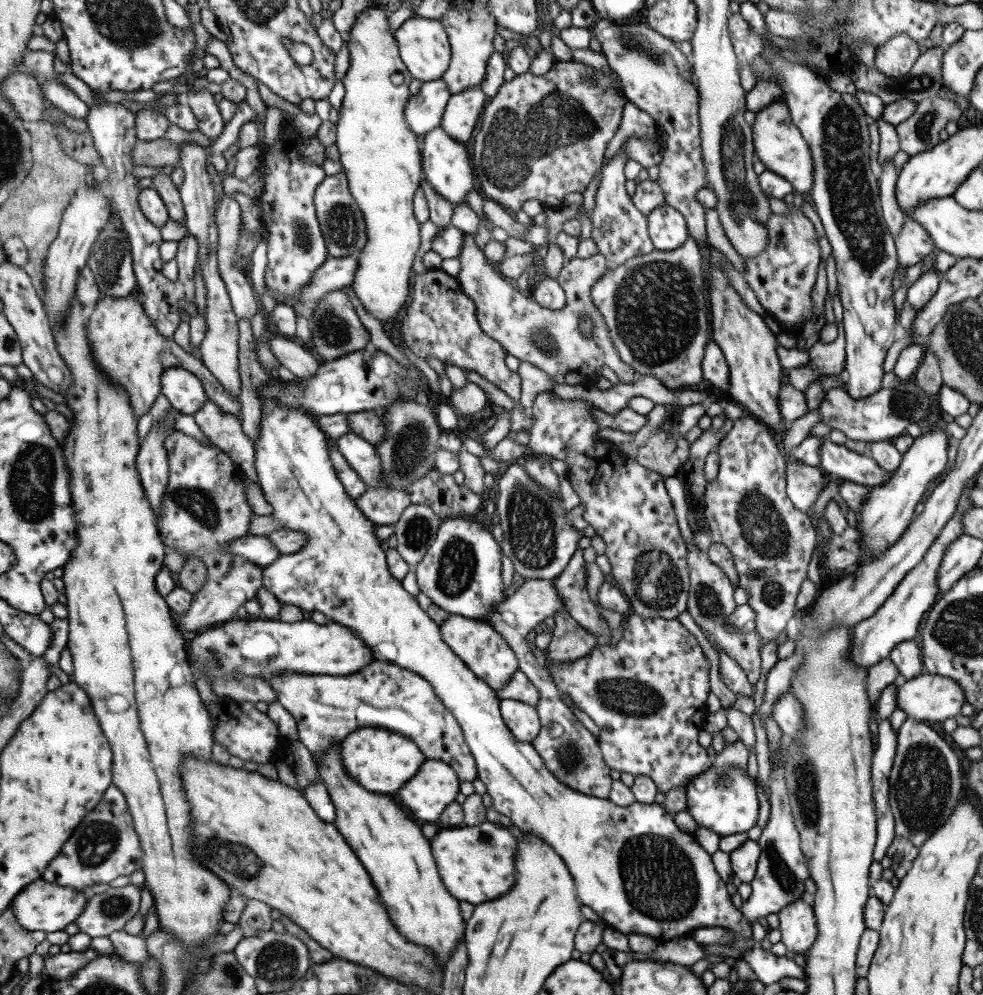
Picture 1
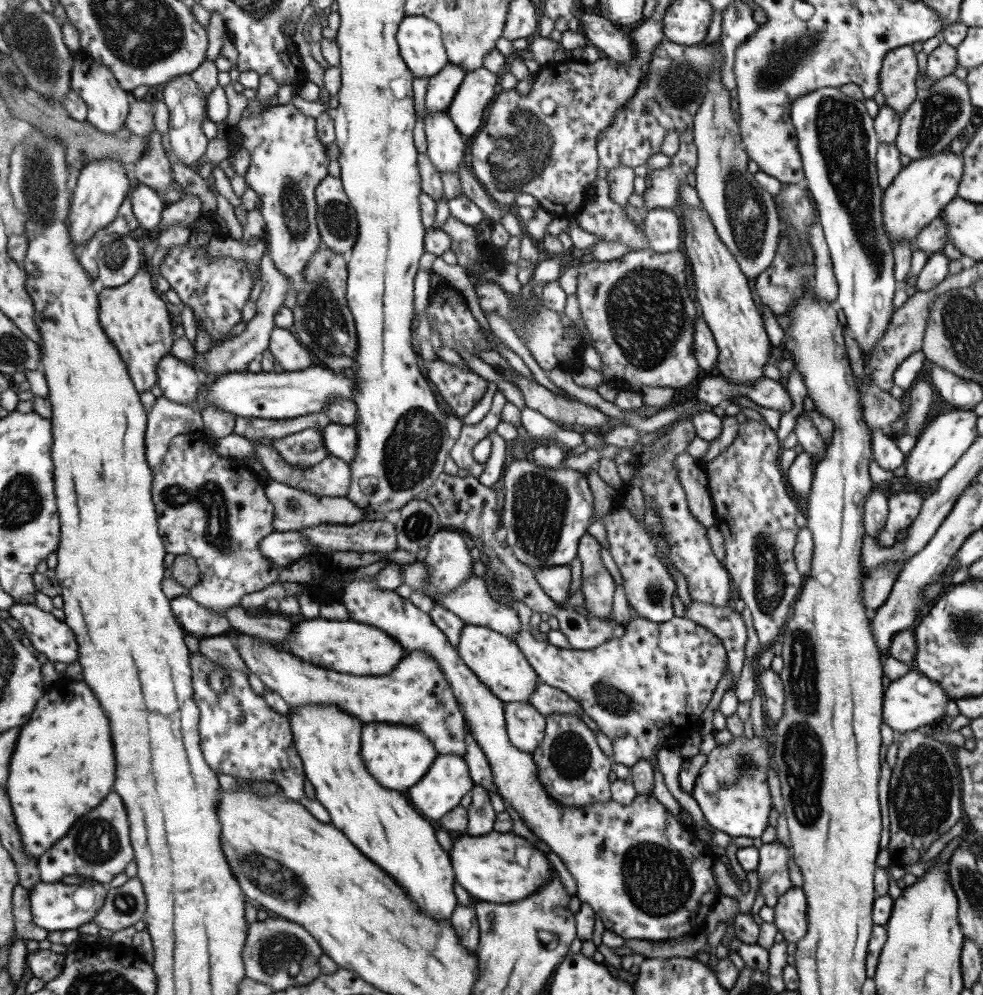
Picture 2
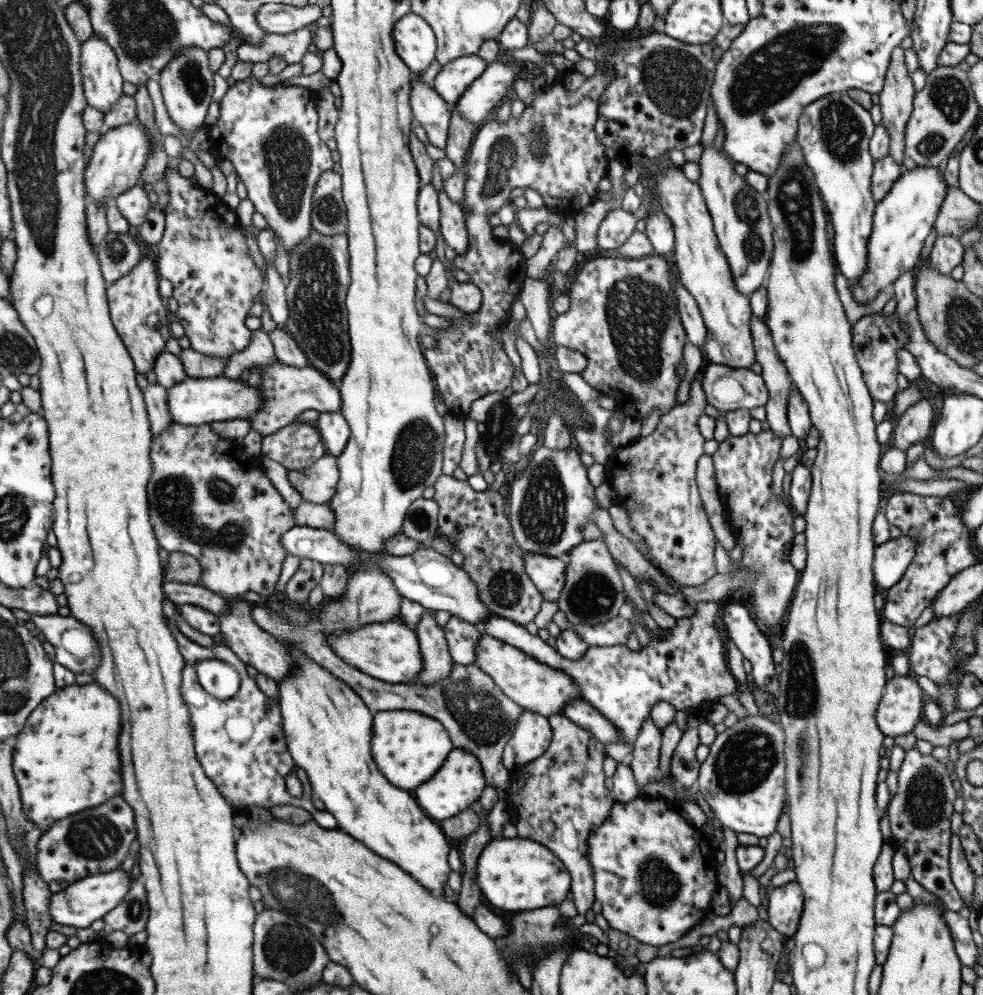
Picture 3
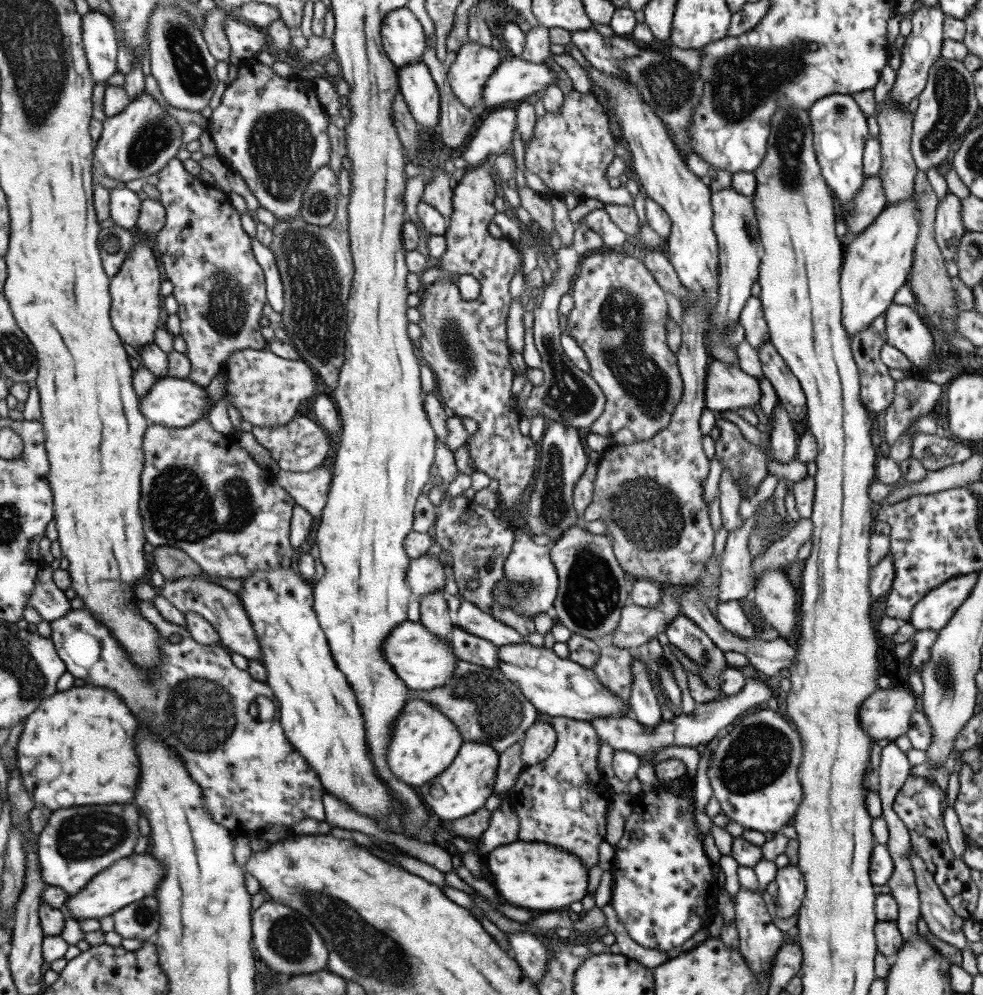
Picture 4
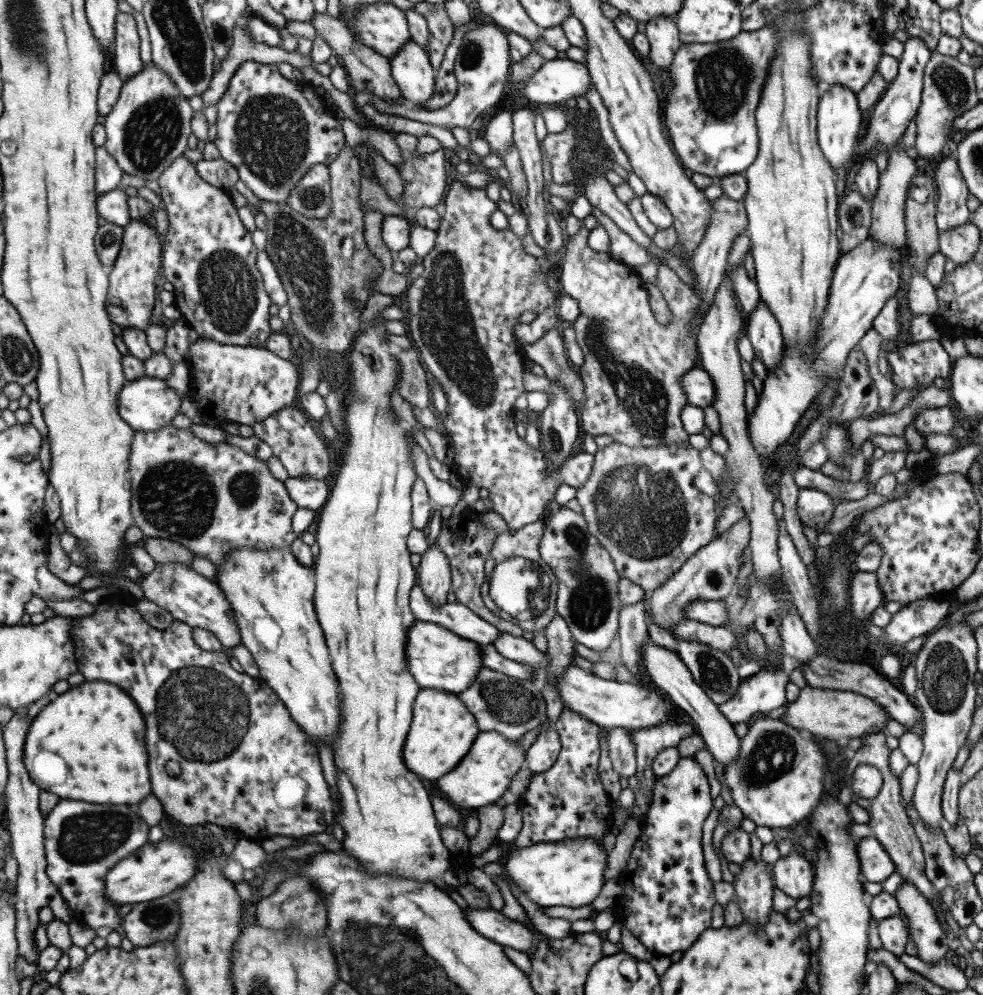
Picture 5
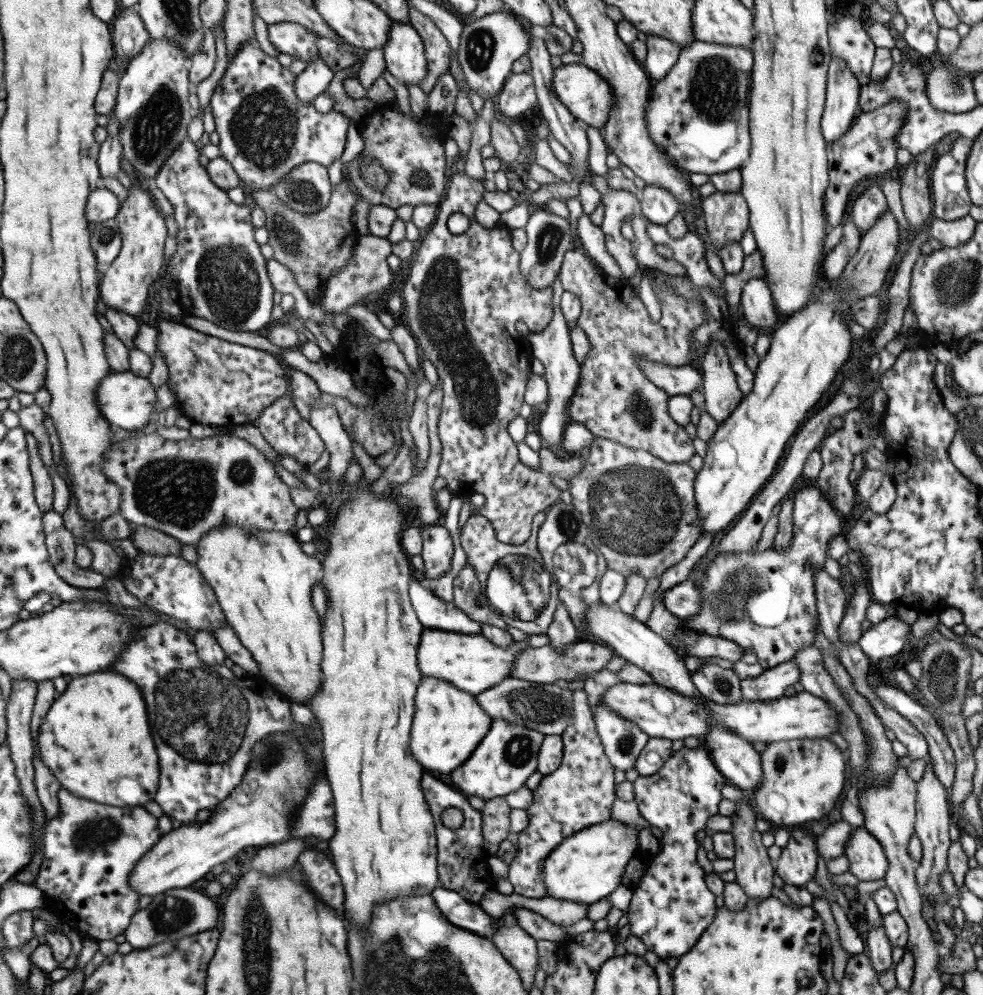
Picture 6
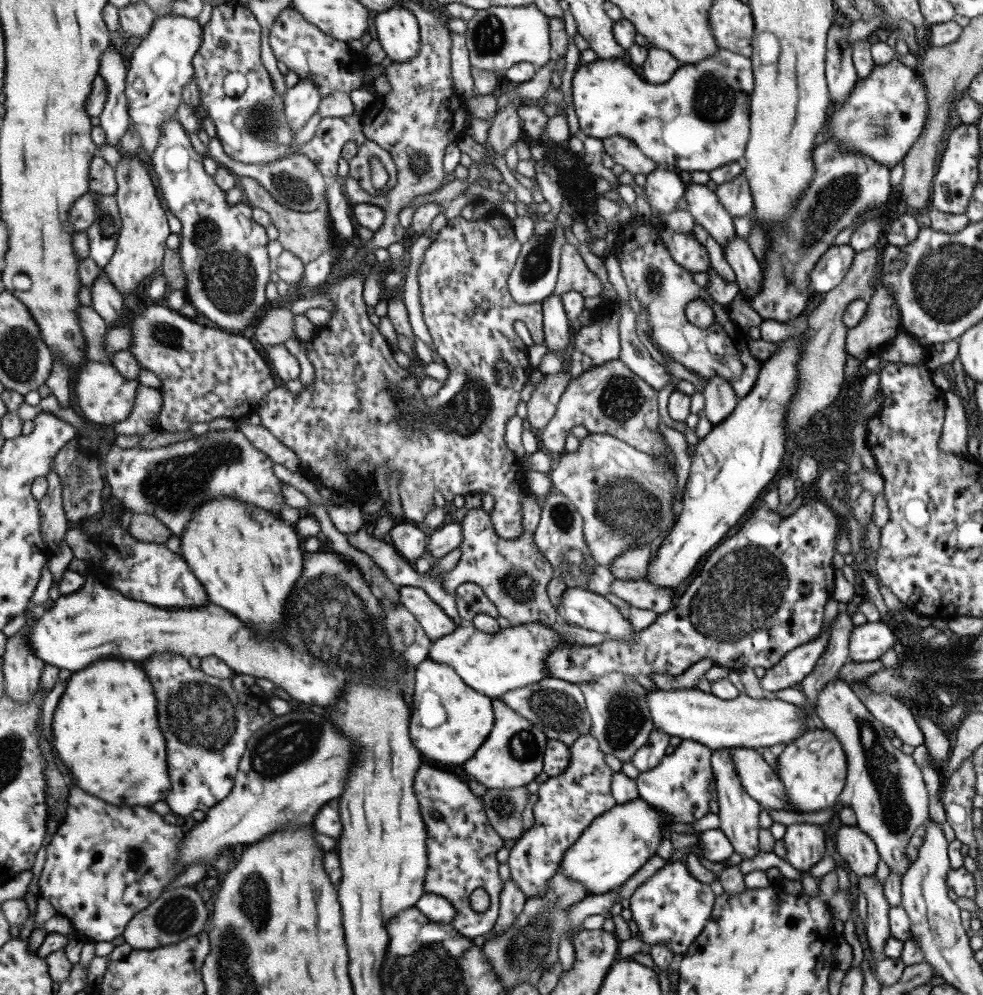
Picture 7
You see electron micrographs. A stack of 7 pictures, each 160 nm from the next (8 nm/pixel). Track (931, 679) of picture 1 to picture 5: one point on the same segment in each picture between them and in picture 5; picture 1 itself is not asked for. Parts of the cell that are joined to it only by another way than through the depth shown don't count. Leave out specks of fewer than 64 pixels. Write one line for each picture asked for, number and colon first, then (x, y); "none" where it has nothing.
2: (913, 701)
3: (900, 707)
4: (885, 713)
5: (835, 715)

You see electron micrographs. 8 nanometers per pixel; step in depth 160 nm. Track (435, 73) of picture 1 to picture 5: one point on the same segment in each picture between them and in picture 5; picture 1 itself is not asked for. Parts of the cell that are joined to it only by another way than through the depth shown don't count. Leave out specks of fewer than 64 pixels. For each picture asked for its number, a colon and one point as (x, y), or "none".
2: (420, 41)
3: (414, 38)
4: (402, 34)
5: (385, 27)

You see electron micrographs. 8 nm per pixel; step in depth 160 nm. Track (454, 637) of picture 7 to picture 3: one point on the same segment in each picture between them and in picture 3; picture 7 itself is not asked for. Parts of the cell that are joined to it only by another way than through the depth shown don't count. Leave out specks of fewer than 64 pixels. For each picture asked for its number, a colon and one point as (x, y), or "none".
3: (390, 651)
4: (424, 661)
5: (440, 659)
6: (470, 662)

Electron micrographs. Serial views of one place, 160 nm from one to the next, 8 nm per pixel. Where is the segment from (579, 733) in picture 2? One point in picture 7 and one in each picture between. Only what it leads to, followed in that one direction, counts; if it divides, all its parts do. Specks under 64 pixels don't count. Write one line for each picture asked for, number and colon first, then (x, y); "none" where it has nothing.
3: (559, 798)
4: (562, 801)
5: (565, 802)
6: (580, 791)
7: (567, 803)

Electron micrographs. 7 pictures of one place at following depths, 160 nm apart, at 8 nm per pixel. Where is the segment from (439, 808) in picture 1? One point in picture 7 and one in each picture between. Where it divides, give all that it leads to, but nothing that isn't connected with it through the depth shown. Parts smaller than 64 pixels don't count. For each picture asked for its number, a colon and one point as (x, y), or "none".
2: (448, 780)
3: (459, 782)
4: (462, 789)
5: (481, 776)
6: (507, 756)
7: (511, 757)

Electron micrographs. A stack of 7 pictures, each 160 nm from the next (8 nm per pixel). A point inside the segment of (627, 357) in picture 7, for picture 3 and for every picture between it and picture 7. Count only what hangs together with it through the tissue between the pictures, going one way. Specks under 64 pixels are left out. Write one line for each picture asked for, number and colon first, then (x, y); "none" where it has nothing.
3: (725, 389)
4: (726, 388)
5: (698, 389)
6: (683, 380)

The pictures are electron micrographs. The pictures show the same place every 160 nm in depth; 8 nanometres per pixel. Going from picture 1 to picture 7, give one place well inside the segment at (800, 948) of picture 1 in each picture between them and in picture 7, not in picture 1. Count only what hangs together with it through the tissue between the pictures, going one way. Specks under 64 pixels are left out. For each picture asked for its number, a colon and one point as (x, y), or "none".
2: (789, 914)
3: (783, 905)
4: (790, 887)
5: (792, 874)
6: (796, 865)
7: (804, 843)

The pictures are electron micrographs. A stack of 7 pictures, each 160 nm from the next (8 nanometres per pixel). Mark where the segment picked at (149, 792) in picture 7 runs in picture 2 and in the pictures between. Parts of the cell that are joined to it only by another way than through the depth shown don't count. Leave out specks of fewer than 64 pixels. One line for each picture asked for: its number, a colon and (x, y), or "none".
2: (64, 765)
3: (66, 759)
4: (79, 747)
5: (88, 744)
6: (96, 739)

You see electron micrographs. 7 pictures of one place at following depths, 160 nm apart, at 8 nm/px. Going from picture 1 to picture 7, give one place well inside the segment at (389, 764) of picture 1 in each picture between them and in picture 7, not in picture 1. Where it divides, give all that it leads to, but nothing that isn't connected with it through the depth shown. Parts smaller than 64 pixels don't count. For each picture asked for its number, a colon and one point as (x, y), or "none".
2: (399, 756)
3: (409, 747)
4: (426, 741)
5: (443, 730)
6: (449, 724)
7: (451, 721)

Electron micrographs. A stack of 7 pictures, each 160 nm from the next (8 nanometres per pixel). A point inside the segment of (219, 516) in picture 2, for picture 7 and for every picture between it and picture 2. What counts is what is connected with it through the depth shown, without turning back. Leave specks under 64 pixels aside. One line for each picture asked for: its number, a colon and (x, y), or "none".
3: (208, 498)
4: (200, 495)
5: (214, 498)
6: (185, 488)
7: (171, 482)

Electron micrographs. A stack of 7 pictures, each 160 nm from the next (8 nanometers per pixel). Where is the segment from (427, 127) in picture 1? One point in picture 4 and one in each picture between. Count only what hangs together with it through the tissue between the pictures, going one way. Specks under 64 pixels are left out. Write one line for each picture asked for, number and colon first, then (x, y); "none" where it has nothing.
2: (441, 89)
3: (455, 76)
4: (467, 71)

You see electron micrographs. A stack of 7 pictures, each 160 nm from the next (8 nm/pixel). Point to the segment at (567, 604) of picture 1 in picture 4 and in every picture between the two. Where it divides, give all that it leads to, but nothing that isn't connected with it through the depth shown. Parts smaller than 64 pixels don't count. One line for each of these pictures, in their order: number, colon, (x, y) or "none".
2: (554, 581)
3: (546, 573)
4: (530, 588)

